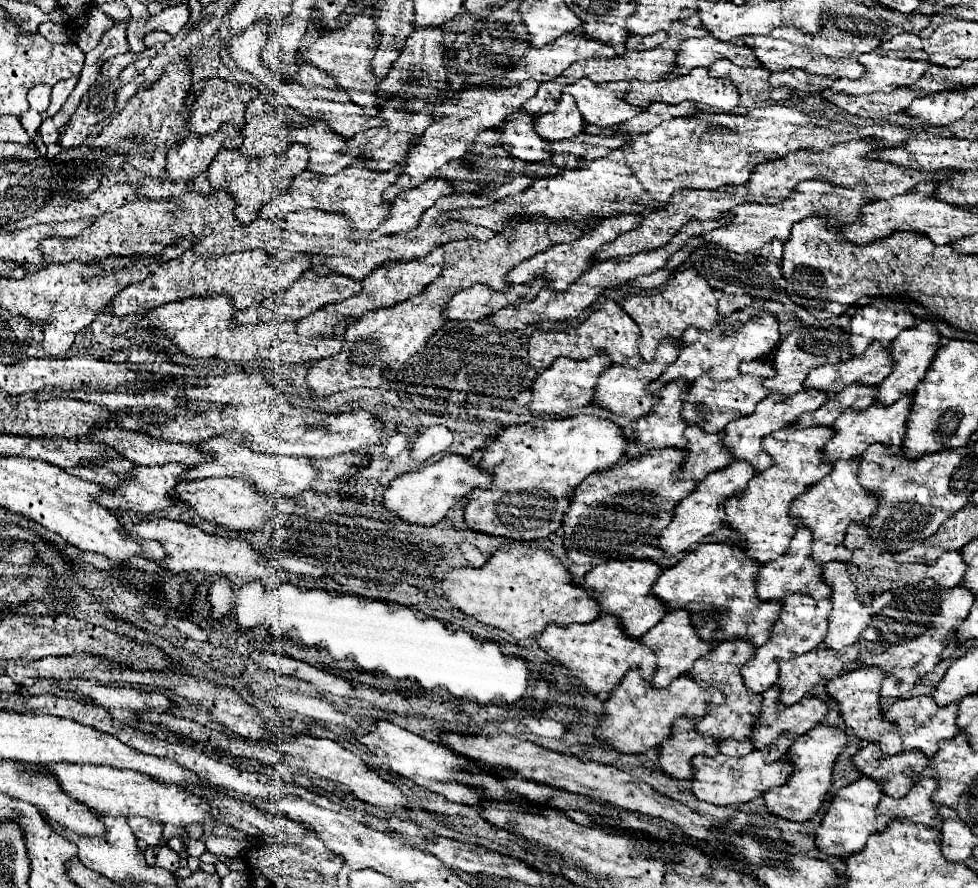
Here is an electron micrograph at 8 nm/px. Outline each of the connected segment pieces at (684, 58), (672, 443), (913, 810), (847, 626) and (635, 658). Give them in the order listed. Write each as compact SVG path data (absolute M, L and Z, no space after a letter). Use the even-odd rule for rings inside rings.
M702 37L702 39L686 39L680 43L678 51L678 69L668 79L678 75L690 73L694 67L710 67L718 59L730 59L742 67L762 67L756 59L754 51L740 39L736 41L720 41L716 37Z
M672 381L666 383L658 395L660 403L644 417L634 423L636 439L640 441L640 451L648 451L652 447L678 447L686 449L684 431L688 421L682 417L682 407L686 403L686 395L690 393L690 383L686 381Z
M932 777L918 779L916 785L900 799L884 795L878 803L878 813L886 813L890 819L902 817L912 819L914 823L936 827L942 825L942 817L938 815L938 807L932 801L934 791L938 789L938 781Z
M830 561L824 565L824 579L832 587L832 615L830 615L830 633L826 635L826 647L830 649L844 649L860 639L862 631L870 625L872 619L872 595L858 595L854 583L848 575L848 565L844 561Z
M600 615L596 621L586 625L548 625L542 635L538 637L538 645L548 651L558 663L566 665L574 677L582 679L582 685L590 693L610 693L622 679L622 675L628 669L642 669L646 673L646 679L650 681L656 673L656 655L654 651L640 643L640 639L632 639L622 629L622 621L614 615Z

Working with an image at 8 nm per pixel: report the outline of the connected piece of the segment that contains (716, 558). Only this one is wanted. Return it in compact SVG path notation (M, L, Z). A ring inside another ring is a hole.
M702 543L674 567L664 569L652 591L670 607L690 609L692 623L702 639L726 641L732 637L746 637L754 647L760 647L768 641L772 627L780 617L782 601L762 601L756 595L758 569L760 563L750 559L740 545Z

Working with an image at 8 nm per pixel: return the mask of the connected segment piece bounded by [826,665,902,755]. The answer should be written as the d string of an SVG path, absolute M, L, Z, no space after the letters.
M862 665L850 673L844 673L832 681L828 681L826 691L830 697L834 697L840 705L840 713L844 715L844 721L848 727L852 727L852 731L856 735L860 735L860 739L864 741L876 741L880 743L882 753L886 755L896 755L902 751L902 735L898 725L890 723L884 719L884 711L880 707L880 687L882 681L886 679L886 673L876 667L876 665Z

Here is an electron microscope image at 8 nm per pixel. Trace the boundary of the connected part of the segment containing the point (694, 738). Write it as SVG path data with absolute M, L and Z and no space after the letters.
M676 721L674 733L660 745L660 765L662 771L676 779L690 779L694 773L694 755L718 755L718 741L710 735L702 735L690 723Z

